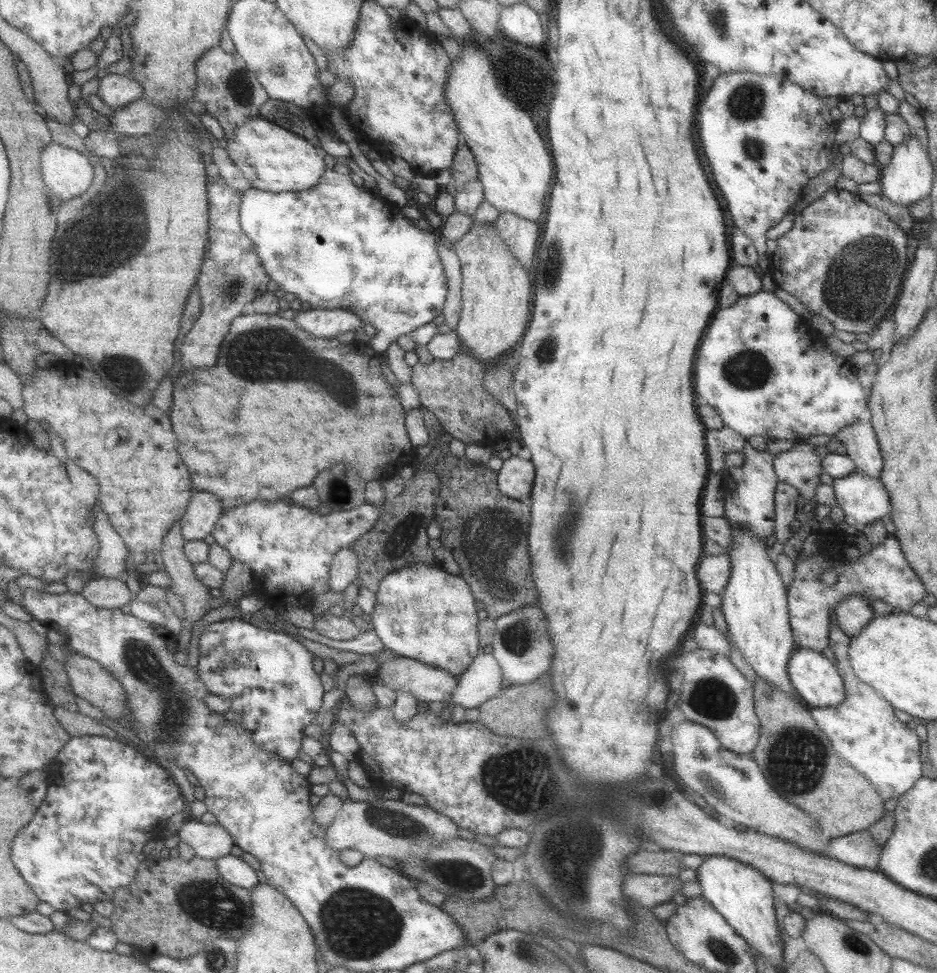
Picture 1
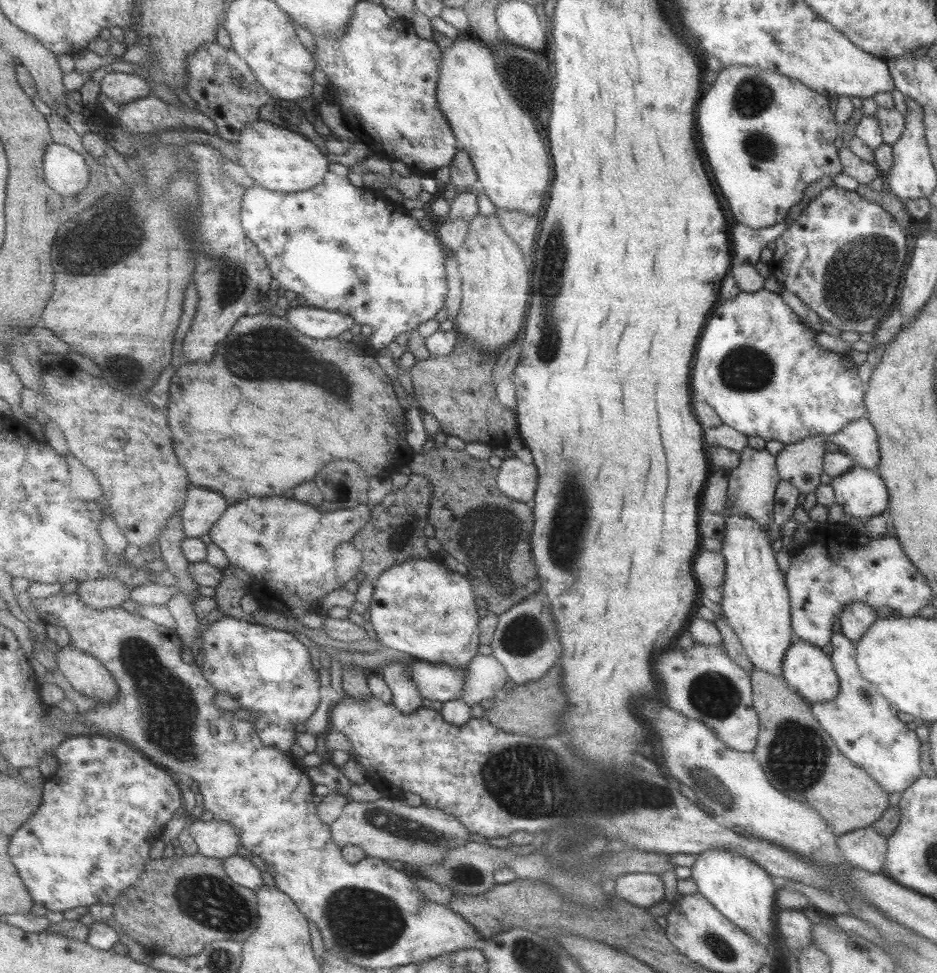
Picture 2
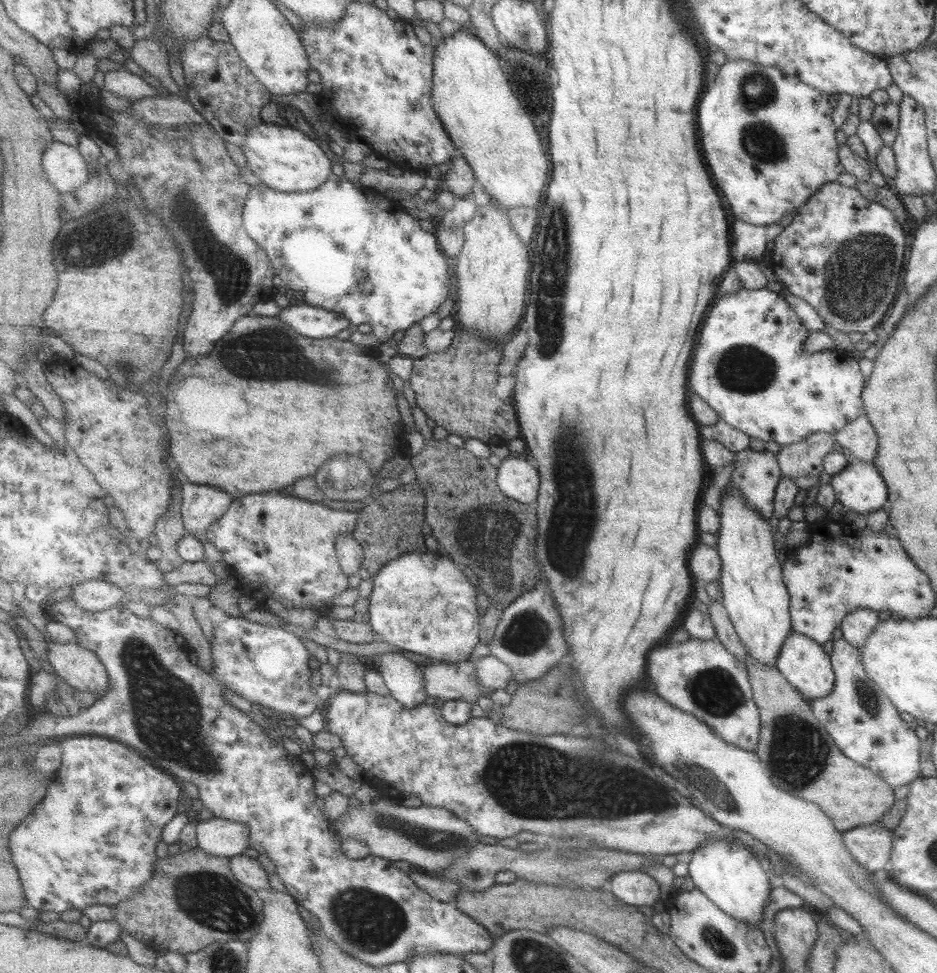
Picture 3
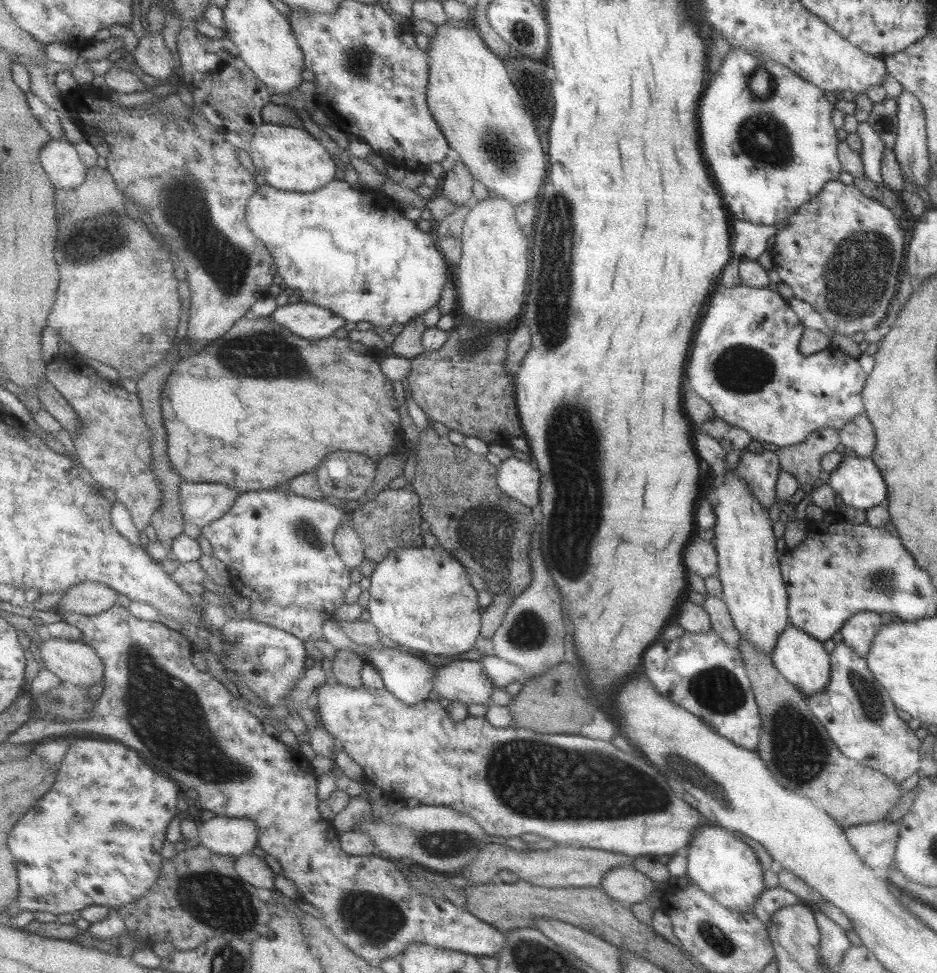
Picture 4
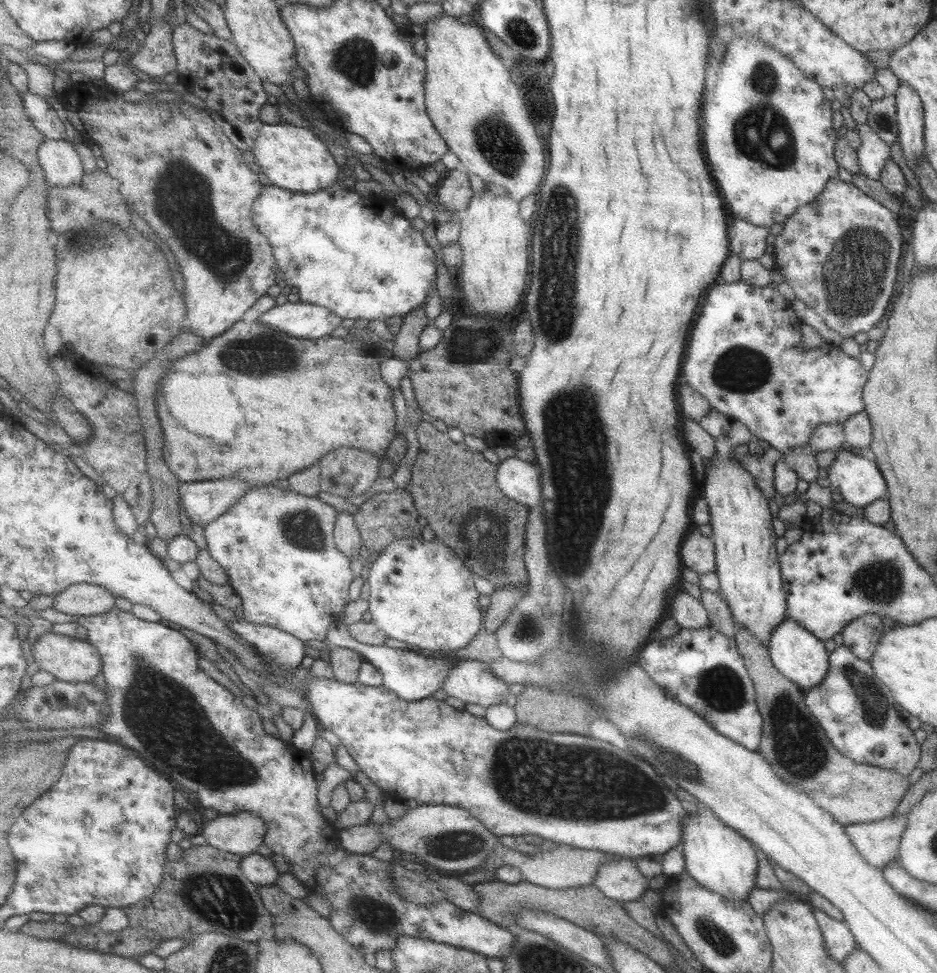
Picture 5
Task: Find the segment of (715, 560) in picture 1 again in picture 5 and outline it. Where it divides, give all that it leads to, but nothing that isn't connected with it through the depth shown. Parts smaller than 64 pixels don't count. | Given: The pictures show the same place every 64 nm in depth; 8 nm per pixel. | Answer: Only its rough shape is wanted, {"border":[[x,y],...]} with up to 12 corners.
{"border":[[691,524],[679,543],[682,566],[715,572],[714,544]]}

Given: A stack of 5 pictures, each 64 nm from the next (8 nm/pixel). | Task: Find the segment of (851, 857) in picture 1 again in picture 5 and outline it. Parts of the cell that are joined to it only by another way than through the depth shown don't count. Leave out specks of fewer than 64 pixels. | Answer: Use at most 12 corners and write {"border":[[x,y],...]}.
{"border":[[907,814],[844,826],[867,864],[895,859]]}

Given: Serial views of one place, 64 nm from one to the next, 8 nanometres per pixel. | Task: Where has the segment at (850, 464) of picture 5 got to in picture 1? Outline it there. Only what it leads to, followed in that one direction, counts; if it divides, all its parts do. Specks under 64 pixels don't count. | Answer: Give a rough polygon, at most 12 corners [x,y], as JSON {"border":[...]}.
{"border":[[856,468],[833,479],[835,505],[862,528],[889,517],[879,479]]}

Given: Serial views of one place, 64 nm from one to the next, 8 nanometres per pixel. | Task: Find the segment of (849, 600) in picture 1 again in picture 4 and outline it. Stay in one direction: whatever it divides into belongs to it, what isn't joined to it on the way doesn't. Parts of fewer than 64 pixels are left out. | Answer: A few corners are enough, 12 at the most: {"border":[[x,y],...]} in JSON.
{"border":[[852,614],[839,629],[842,642],[864,657],[881,621]]}

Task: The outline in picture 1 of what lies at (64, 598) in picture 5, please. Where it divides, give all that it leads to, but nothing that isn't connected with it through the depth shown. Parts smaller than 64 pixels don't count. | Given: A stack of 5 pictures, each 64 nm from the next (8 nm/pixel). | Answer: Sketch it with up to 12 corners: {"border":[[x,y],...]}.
{"border":[[94,576],[81,593],[93,606],[119,609],[133,600],[123,578]]}

